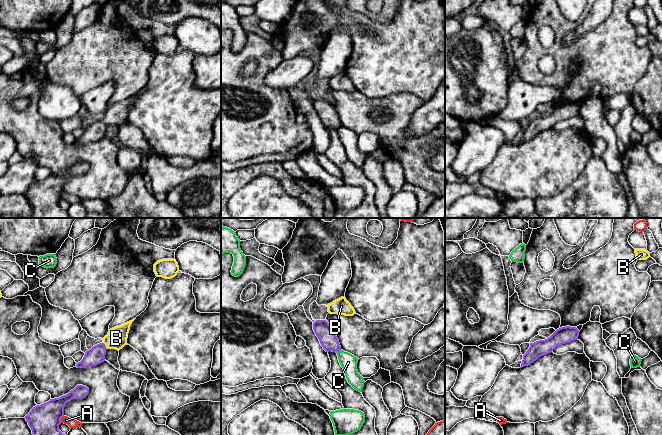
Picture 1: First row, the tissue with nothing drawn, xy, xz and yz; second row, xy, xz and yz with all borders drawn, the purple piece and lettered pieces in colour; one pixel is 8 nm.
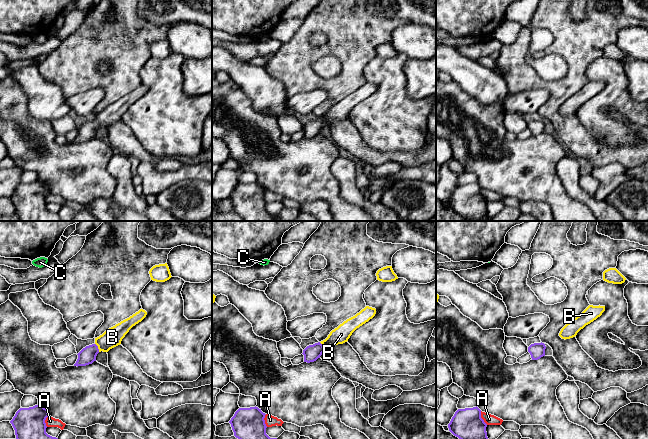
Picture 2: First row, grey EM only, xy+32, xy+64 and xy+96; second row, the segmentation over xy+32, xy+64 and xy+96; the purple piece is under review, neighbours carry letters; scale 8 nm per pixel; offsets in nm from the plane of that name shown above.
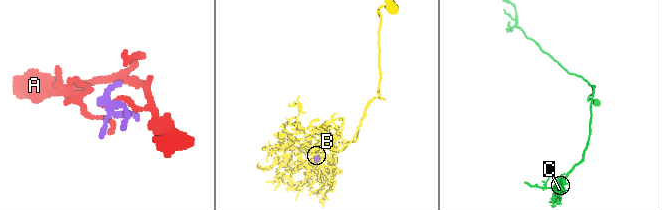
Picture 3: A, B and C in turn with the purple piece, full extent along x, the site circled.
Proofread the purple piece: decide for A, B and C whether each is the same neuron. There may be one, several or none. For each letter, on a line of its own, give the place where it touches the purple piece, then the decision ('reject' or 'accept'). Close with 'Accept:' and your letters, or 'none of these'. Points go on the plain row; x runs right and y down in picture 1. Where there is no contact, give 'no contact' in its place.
A: contact xy (60, 195); reject
B: contact xy (104, 121); accept
C: contact xz (339, 127); reject
Accept: B

